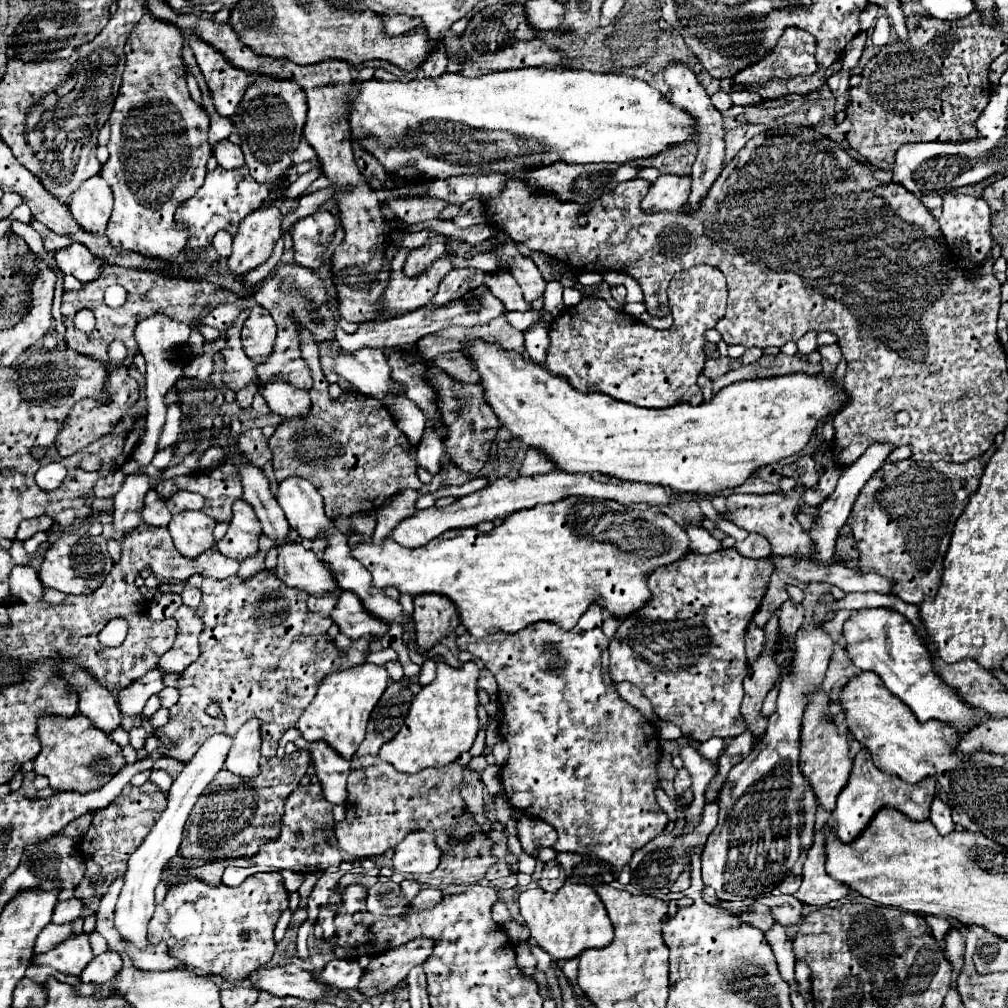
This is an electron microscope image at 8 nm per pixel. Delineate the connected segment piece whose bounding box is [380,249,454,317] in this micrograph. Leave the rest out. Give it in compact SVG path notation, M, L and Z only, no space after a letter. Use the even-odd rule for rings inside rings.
M400 249L392 259L392 275L388 287L384 289L384 299L380 299L380 317L396 317L430 305L440 279L454 267L448 259L440 259L424 275L408 279L402 273L402 265L408 253L410 251Z

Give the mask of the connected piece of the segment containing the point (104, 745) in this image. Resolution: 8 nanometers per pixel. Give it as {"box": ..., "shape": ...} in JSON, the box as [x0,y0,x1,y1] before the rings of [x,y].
{"box":[34,713,124,791],"shape":[[[80,713],[72,717],[42,715],[38,719],[38,739],[42,749],[34,759],[34,773],[46,775],[54,791],[94,791],[124,767],[120,745],[112,743],[104,731],[92,727],[92,723]]]}

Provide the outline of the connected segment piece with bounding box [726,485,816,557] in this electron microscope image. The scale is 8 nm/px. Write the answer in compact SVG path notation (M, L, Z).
M798 485L788 493L768 493L768 495L730 495L726 499L726 507L730 513L730 521L746 531L754 531L764 535L772 545L772 555L804 555L812 557L816 545L812 545L810 535L802 529L802 525L794 519L794 510L806 487Z

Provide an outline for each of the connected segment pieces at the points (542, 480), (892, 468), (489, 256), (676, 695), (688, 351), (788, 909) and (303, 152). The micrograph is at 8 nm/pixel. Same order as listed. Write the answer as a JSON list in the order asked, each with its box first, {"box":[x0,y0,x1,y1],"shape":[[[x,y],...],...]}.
[{"box":[392,469,672,547],"shape":[[[554,469],[544,475],[532,475],[532,477],[500,477],[494,483],[488,483],[484,489],[470,493],[466,497],[456,499],[456,503],[448,507],[430,507],[424,511],[416,511],[412,517],[404,519],[394,531],[392,539],[404,547],[420,547],[432,541],[434,537],[442,535],[448,529],[464,529],[464,527],[476,527],[482,521],[496,521],[496,519],[506,519],[508,515],[530,509],[538,503],[554,503],[570,495],[582,495],[582,497],[594,497],[594,499],[614,499],[618,503],[648,503],[648,505],[664,505],[672,501],[672,489],[658,487],[658,485],[646,485],[646,483],[598,483],[590,475],[568,475],[560,469]]]},{"box":[848,457,984,603],"shape":[[[912,457],[896,463],[884,463],[872,479],[862,487],[848,525],[852,527],[856,549],[860,551],[860,573],[878,573],[888,579],[896,579],[892,593],[906,603],[920,603],[926,595],[936,595],[940,583],[940,569],[944,551],[948,549],[952,527],[968,503],[968,497],[976,491],[984,471],[984,459],[970,459],[968,463],[916,463]]]},{"box":[450,250,499,273],"shape":[[[493,250],[475,255],[469,260],[460,256],[451,255],[450,261],[458,268],[473,267],[484,271],[484,273],[491,273],[499,269],[499,261]]]},{"box":[608,549,774,743],"shape":[[[720,549],[720,551],[710,553],[710,555],[688,553],[686,557],[678,559],[678,563],[658,567],[648,577],[648,589],[652,593],[650,601],[644,607],[640,607],[638,611],[634,611],[632,615],[628,615],[626,619],[622,619],[614,639],[610,641],[608,651],[610,651],[610,677],[612,677],[612,681],[614,683],[630,681],[632,685],[636,685],[644,693],[644,697],[652,703],[654,713],[658,715],[658,719],[670,721],[670,723],[678,725],[682,729],[684,737],[690,739],[690,741],[698,741],[700,743],[700,741],[706,741],[710,737],[736,737],[736,735],[744,733],[746,723],[744,723],[744,717],[740,713],[740,703],[742,703],[742,697],[744,697],[742,679],[746,677],[746,671],[748,671],[746,653],[744,653],[744,635],[746,635],[748,623],[752,621],[754,611],[758,609],[758,605],[760,605],[760,601],[764,597],[764,587],[766,587],[772,571],[774,571],[774,565],[768,563],[766,559],[748,559],[748,557],[742,557],[736,549]]]},{"box":[544,265,726,407],"shape":[[[698,265],[676,273],[668,289],[670,289],[670,309],[674,323],[666,331],[652,329],[624,311],[610,309],[608,303],[600,297],[582,297],[582,301],[576,307],[568,307],[566,311],[562,311],[558,317],[552,319],[548,329],[550,345],[546,351],[544,365],[552,371],[552,375],[568,379],[568,383],[572,383],[572,387],[576,387],[578,391],[598,391],[638,407],[670,407],[678,401],[690,405],[702,403],[702,393],[696,385],[696,379],[706,363],[704,333],[706,329],[714,327],[718,319],[724,317],[726,279],[722,271],[708,265]]]},{"box":[758,895,802,927],"shape":[[[770,895],[770,897],[758,897],[764,905],[768,905],[774,913],[774,919],[788,927],[802,919],[802,905],[792,895]]]},{"box":[292,139,316,165],"shape":[[[302,139],[302,141],[300,141],[300,145],[296,147],[294,155],[292,155],[294,165],[298,165],[298,163],[302,163],[302,161],[314,161],[314,159],[316,159],[316,151],[308,145],[308,141],[306,141],[306,139]]]}]

